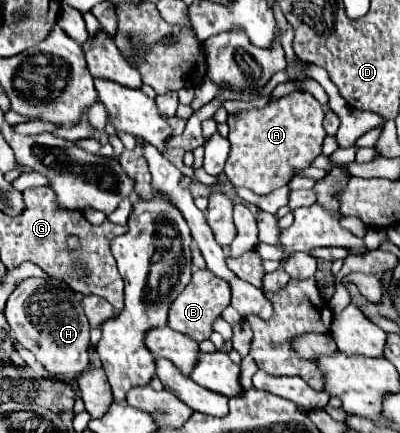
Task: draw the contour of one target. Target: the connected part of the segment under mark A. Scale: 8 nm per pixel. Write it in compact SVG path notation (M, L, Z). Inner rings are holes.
M295 91L279 101L267 103L263 109L251 109L241 115L229 115L229 143L231 153L225 165L225 175L239 189L247 187L259 195L271 193L289 183L293 169L309 167L311 161L321 155L321 145L325 139L323 129L323 105L305 91ZM239 123L245 133L239 133Z

